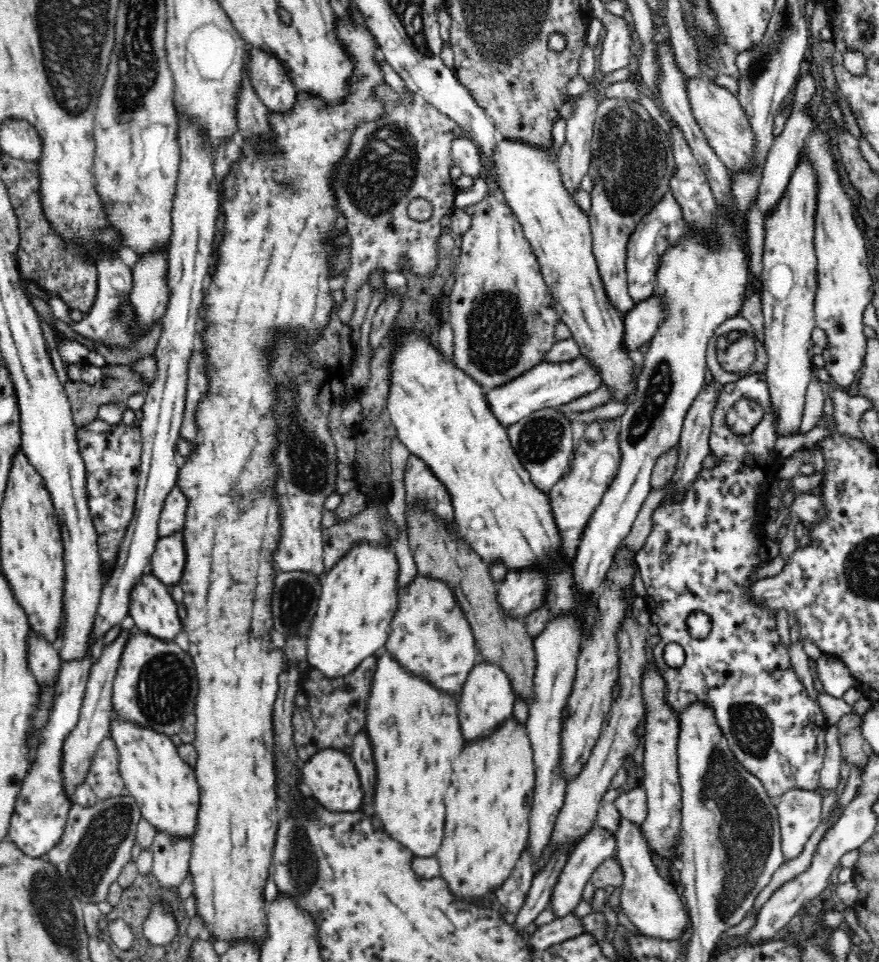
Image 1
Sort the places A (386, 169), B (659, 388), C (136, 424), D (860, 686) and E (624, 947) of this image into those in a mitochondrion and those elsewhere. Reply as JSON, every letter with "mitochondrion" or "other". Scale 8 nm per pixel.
{"A":"mitochondrion","B":"mitochondrion","C":"other","D":"other","E":"other"}

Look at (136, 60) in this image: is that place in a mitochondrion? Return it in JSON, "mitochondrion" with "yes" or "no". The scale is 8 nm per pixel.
{"mitochondrion":"yes"}

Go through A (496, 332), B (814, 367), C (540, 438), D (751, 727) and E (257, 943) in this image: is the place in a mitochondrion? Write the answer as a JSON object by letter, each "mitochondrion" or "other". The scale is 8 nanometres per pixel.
{"A":"mitochondrion","B":"other","C":"mitochondrion","D":"mitochondrion","E":"other"}

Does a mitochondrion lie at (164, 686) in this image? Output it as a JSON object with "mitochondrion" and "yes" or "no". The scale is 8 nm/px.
{"mitochondrion":"yes"}

